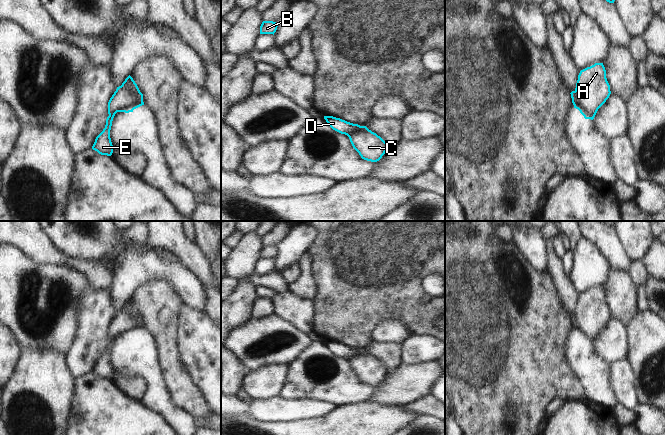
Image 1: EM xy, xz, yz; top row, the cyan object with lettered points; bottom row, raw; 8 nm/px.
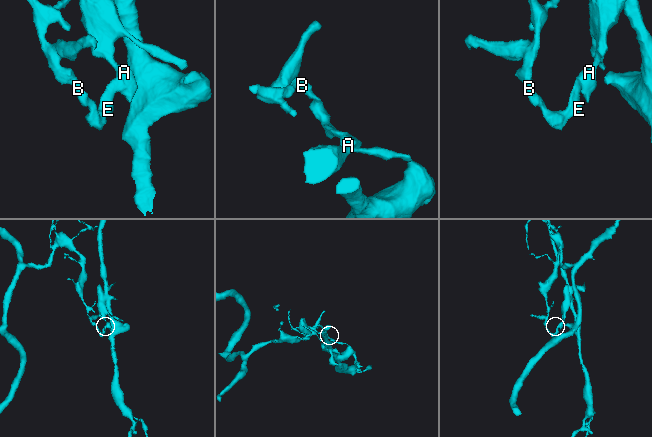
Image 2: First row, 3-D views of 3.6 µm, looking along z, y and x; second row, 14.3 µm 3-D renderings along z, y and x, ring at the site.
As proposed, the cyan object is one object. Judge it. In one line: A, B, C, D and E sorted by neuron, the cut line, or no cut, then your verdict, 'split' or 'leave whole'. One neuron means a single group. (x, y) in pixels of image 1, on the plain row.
groups A C / B D E; cut xy (121, 309), (125, 310), (134, 320), (135, 332); split

